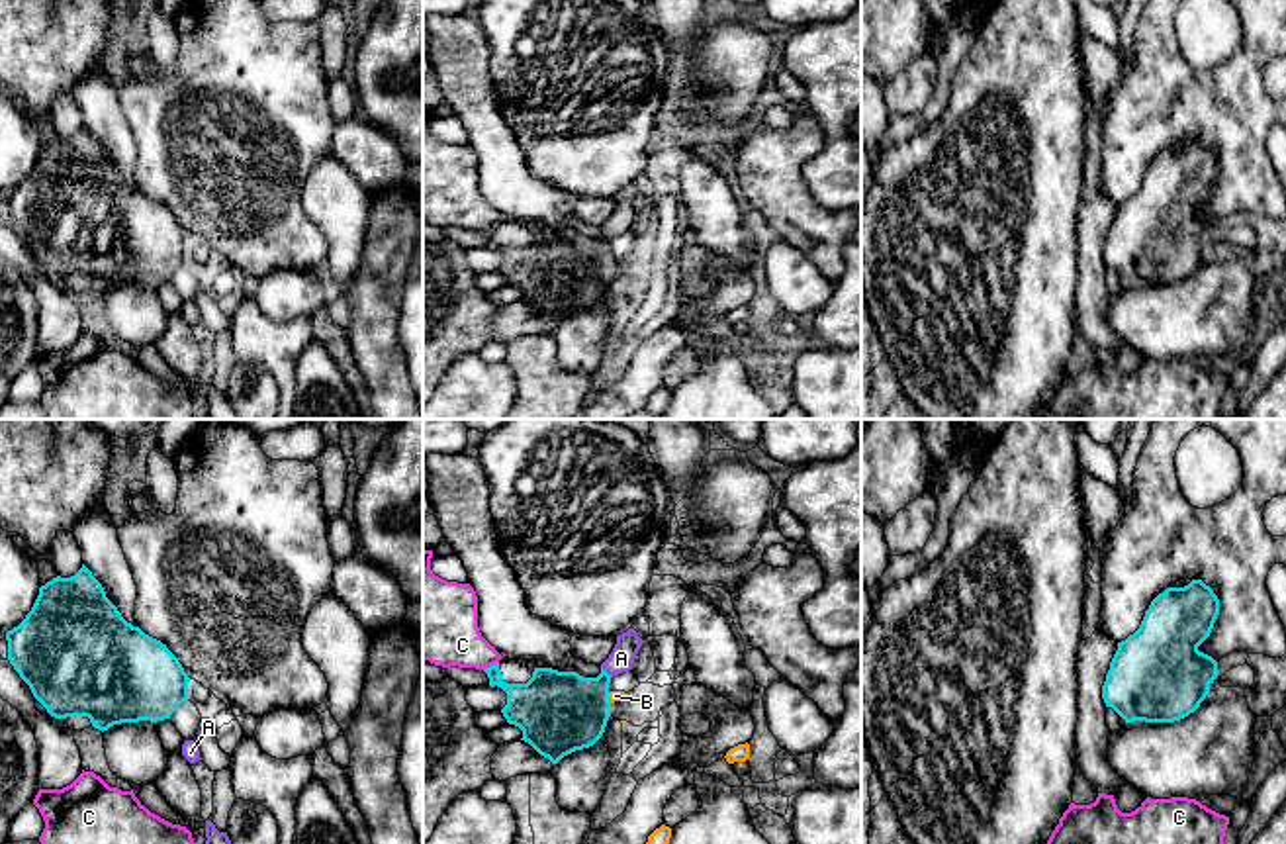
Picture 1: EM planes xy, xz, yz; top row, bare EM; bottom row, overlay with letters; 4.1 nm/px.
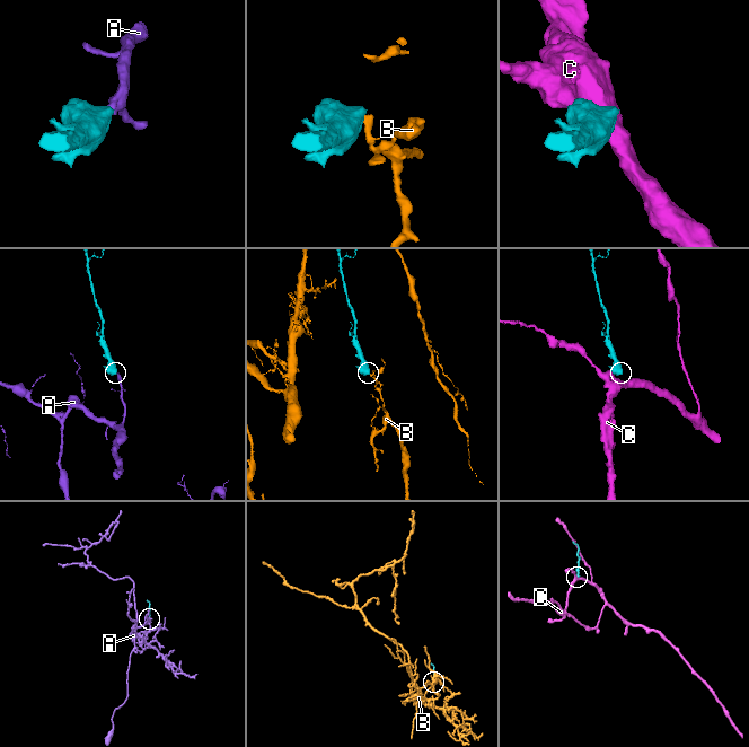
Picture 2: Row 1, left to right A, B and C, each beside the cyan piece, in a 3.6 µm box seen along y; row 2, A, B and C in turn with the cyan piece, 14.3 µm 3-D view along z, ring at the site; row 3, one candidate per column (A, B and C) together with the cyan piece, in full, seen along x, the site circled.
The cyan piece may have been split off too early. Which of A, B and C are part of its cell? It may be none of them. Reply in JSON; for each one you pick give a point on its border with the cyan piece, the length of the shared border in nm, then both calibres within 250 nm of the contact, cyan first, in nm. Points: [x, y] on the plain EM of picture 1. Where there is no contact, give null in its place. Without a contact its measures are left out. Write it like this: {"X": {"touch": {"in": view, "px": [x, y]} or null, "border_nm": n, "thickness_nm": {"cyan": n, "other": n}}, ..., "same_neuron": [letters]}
{"A": {"touch": {"in": "xz", "px": [605, 234]}, "border_nm": 60, "thickness_nm": {"cyan": 340, "other": 100}}, "same_neuron": ["A"]}

